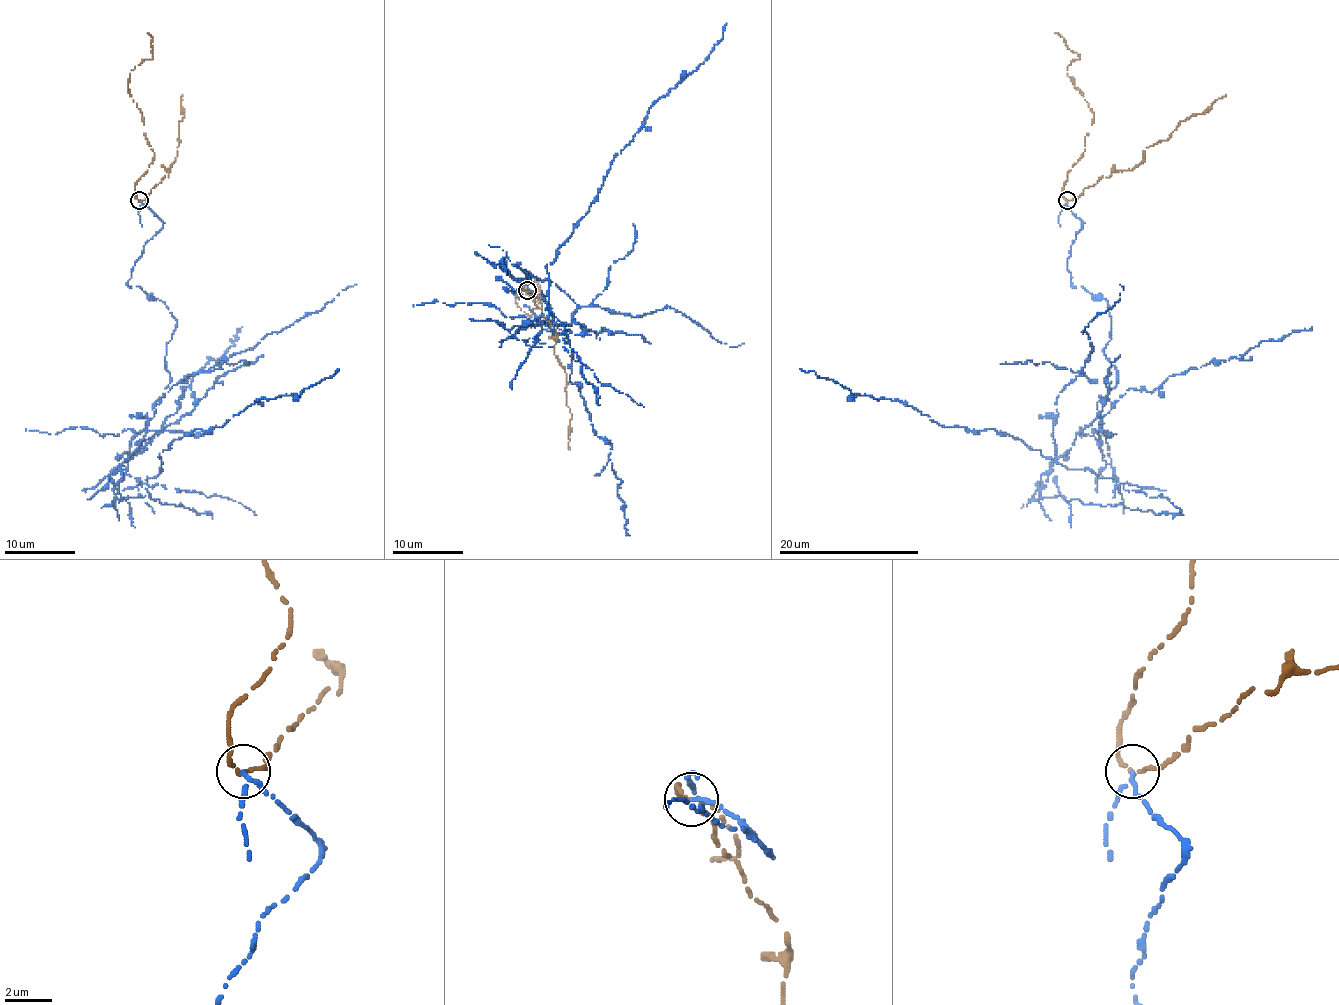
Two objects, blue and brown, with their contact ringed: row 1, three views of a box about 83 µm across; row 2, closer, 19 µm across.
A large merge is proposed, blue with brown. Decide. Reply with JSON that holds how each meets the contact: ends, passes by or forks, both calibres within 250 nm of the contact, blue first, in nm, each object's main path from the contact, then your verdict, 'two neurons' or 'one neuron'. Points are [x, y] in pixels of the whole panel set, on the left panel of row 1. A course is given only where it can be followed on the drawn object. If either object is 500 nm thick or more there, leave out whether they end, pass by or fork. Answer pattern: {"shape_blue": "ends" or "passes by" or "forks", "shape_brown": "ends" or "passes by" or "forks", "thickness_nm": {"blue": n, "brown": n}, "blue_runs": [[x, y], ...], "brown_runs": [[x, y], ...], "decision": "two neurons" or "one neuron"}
{"shape_blue": "passes by", "shape_brown": "passes by", "thickness_nm": {"blue": 160, "brown": 170}, "blue_runs": [[140, 200], [163, 226], [128, 283], [177, 321], [170, 383], [126, 473], [145, 488], [175, 439], [339, 369]], "brown_runs": [[138, 200], [135, 182], [154, 156], [128, 78], [135, 66], [152, 57], [152, 36], [147, 33]], "decision": "two neurons"}

